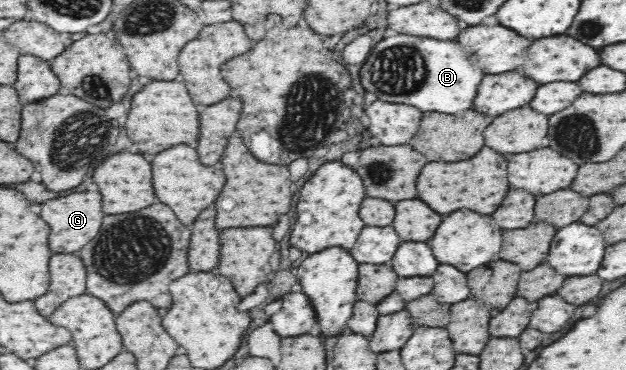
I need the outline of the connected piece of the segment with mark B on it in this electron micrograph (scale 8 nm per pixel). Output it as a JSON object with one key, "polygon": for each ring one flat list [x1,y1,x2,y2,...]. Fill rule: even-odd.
{"polygon":[[408,35,382,39,360,69,362,85,378,99,388,103,406,103,420,111,440,111,450,115,472,107,482,77,484,71,480,65,472,61,458,43],[418,65,424,65,422,81,418,81]]}

